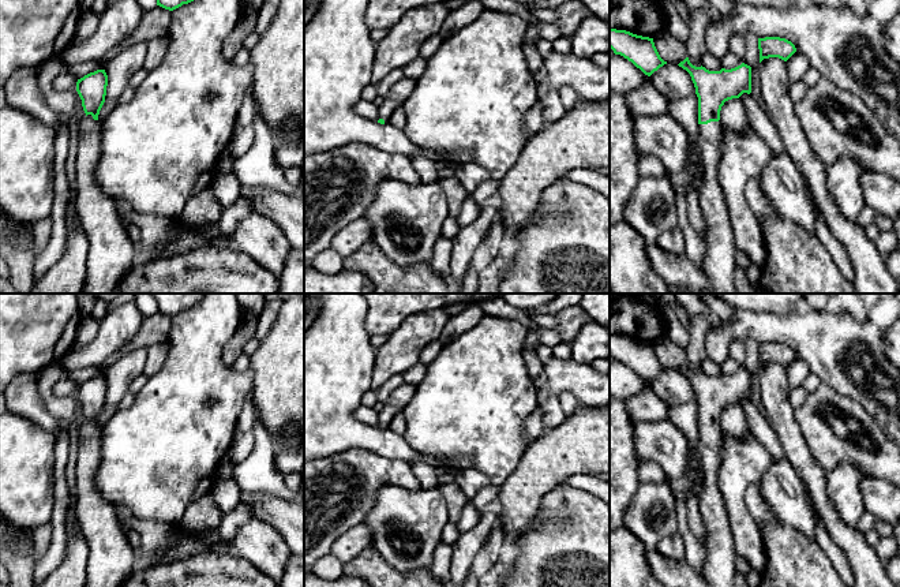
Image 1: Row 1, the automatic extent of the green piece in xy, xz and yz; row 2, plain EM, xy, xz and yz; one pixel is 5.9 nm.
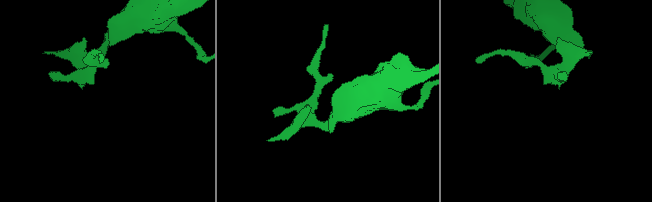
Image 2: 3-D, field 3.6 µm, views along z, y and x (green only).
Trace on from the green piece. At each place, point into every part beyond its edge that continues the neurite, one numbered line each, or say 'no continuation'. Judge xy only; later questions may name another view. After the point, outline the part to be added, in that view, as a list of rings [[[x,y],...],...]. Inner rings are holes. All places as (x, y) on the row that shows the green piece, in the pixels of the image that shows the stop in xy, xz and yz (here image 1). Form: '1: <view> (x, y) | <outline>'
1: xy (111, 250) | [[[87,115],[80,123],[78,138],[75,207],[89,240],[86,284],[82,294],[116,294],[121,278],[131,270],[135,255],[135,243],[128,236],[127,223],[117,203],[102,191],[94,177],[101,158],[102,127],[104,121]]]

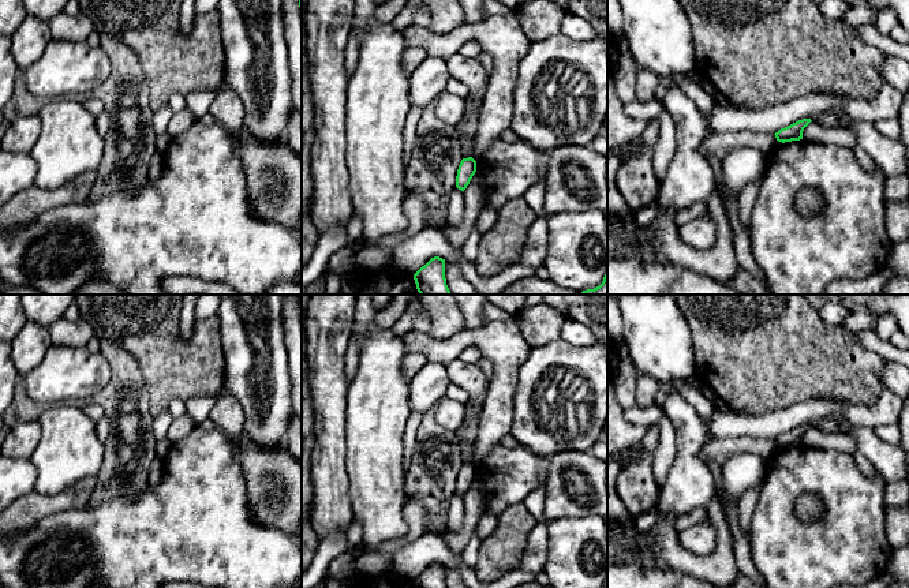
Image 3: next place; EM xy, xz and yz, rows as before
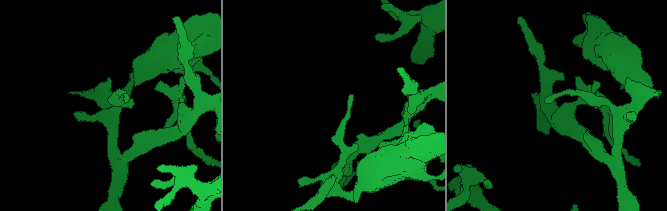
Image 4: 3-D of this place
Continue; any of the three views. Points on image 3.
no continuation

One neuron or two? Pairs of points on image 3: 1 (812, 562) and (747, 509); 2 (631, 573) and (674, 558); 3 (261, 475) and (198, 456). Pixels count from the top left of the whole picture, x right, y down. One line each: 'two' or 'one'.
1: two
2: two
3: two

